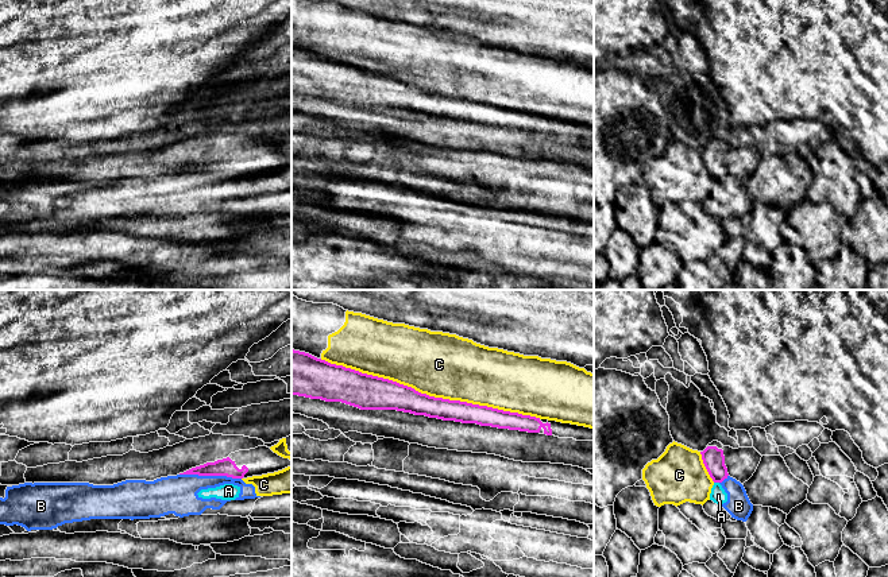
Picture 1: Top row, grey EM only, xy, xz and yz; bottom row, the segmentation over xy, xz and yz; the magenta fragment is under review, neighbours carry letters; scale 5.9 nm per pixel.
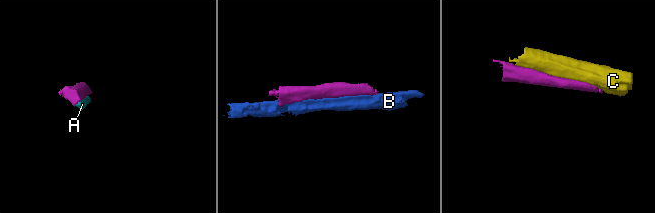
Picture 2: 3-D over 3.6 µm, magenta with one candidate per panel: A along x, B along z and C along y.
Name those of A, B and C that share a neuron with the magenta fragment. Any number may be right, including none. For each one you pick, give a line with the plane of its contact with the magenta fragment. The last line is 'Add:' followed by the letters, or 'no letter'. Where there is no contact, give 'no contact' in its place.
Add: no letter

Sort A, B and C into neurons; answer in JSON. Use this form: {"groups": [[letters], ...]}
{"groups": [["A", "B"], ["C"]]}

